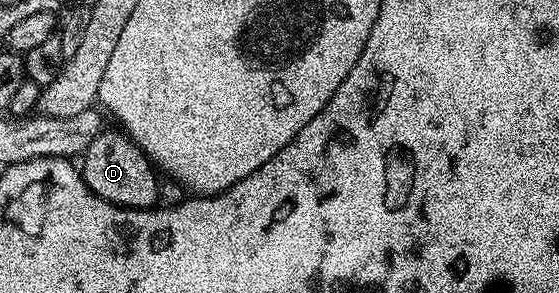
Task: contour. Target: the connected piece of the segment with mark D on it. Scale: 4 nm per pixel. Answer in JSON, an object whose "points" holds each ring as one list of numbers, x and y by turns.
{"points":[[102,129,83,153,85,166,82,165,80,171,85,177,85,183,89,185,91,192,116,206,125,206,128,210,156,207,158,171,140,146,128,134,117,130]]}

